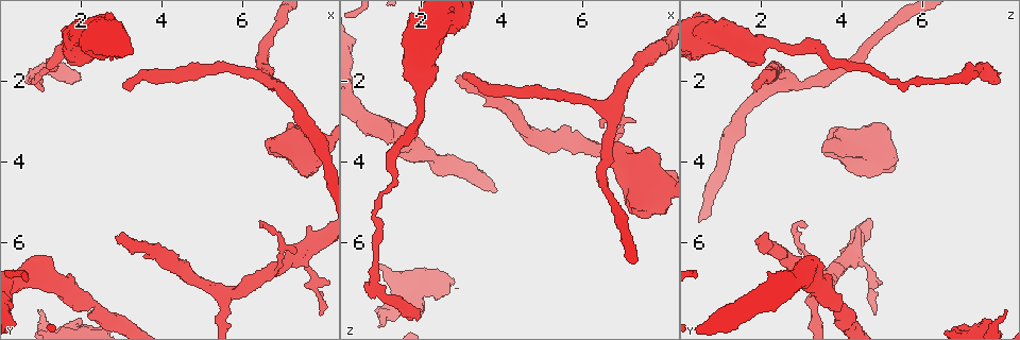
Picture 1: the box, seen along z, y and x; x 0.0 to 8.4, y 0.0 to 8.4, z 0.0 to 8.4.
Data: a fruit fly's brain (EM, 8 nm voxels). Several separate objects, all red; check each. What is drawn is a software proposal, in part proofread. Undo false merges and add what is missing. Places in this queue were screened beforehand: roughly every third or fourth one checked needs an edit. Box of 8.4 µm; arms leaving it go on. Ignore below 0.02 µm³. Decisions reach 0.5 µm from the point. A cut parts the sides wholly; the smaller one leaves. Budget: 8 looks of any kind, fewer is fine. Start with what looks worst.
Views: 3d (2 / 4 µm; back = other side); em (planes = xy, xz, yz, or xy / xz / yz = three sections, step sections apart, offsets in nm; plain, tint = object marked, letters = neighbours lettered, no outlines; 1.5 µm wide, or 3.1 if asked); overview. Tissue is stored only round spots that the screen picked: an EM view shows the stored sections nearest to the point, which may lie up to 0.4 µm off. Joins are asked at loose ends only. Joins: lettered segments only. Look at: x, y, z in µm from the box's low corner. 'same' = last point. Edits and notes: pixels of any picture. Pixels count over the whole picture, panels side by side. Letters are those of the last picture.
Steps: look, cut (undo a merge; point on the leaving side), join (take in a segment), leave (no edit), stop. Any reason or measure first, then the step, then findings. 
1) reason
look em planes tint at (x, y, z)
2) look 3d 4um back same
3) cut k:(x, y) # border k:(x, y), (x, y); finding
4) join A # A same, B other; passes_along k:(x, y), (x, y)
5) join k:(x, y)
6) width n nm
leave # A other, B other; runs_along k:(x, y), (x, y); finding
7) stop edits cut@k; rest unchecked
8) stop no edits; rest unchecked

an open end
look 3d 4um back at (3.05, 2.10, 1.85)

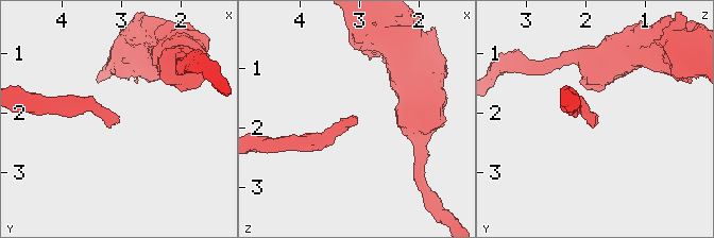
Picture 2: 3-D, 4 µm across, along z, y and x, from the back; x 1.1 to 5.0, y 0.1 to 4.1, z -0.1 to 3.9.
look em xy step 4 letters at (3.05, 2.15, 1.85)

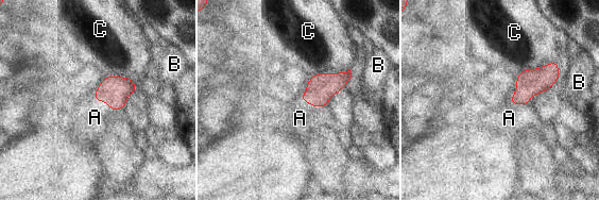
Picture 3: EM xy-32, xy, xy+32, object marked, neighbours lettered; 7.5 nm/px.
longest_contact C 280 nm
join A # A same, B other, C other; the neuron continues

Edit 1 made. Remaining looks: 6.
thin end
look 3d 4um at (7.95, 7.80, 4.85)

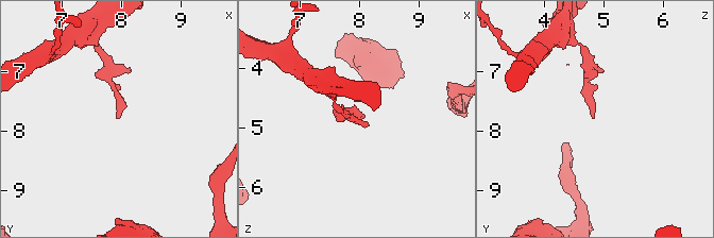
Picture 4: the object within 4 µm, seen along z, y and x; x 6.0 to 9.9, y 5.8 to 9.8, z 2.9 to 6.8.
shape alone is not enough
look em planes plain at (7.90, 7.80, 4.80)

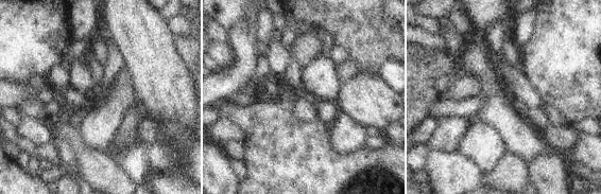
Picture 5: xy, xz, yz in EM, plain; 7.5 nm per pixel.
what lies round it
look em planes letters same

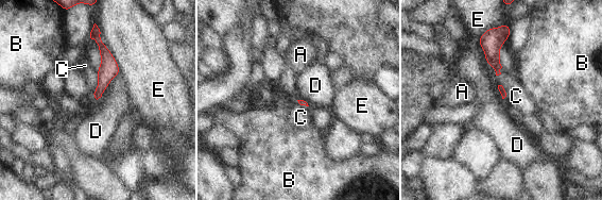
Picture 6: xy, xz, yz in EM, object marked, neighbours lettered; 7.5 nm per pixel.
leave # A other, B other, C other, D other, E other; runs_along 6:(93, 36), (105, 53), (98, 95); none of them fits

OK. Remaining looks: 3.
stop edits join@3; rest unchecked

